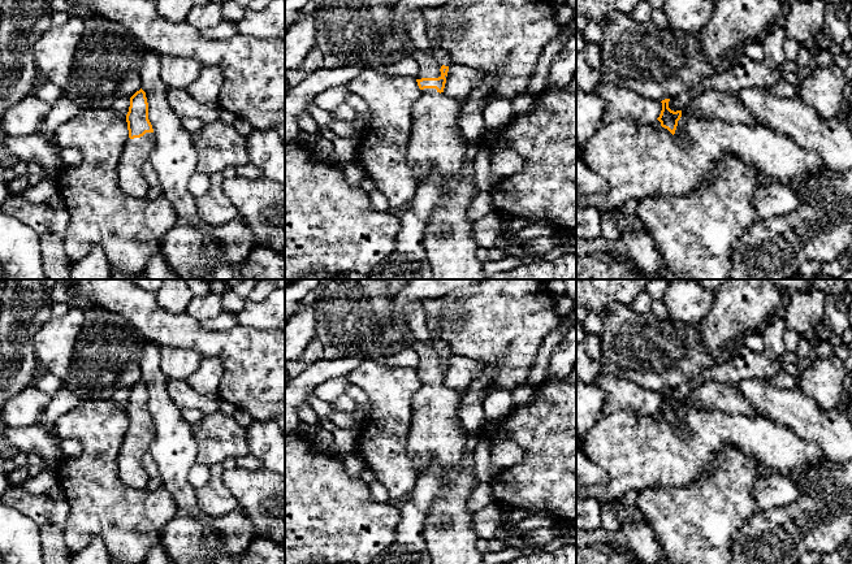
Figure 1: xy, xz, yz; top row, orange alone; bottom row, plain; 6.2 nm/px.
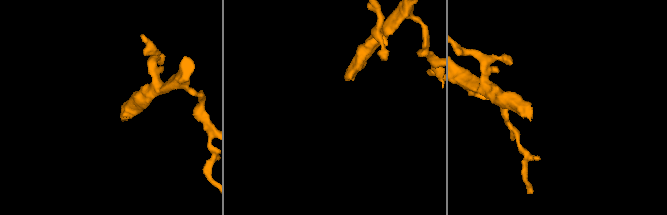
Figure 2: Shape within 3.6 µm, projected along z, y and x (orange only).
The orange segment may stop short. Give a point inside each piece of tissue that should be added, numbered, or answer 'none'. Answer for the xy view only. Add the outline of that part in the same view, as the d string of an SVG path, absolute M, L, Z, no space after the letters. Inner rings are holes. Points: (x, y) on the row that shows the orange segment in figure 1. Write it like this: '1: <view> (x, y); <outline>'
1: xy (135, 152); M155 134L127 139L117 165L118 186L131 198L146 199L150 188L142 169L148 162L155 146Z

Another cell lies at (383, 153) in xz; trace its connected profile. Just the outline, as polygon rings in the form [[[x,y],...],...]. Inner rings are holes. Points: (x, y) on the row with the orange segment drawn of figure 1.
[[[364,68],[356,78],[347,83],[350,92],[360,96],[368,105],[371,123],[362,136],[354,162],[376,183],[392,209],[405,209],[415,195],[416,181],[412,165],[407,157],[412,127],[412,107],[420,97],[416,78],[411,75],[393,75]]]

